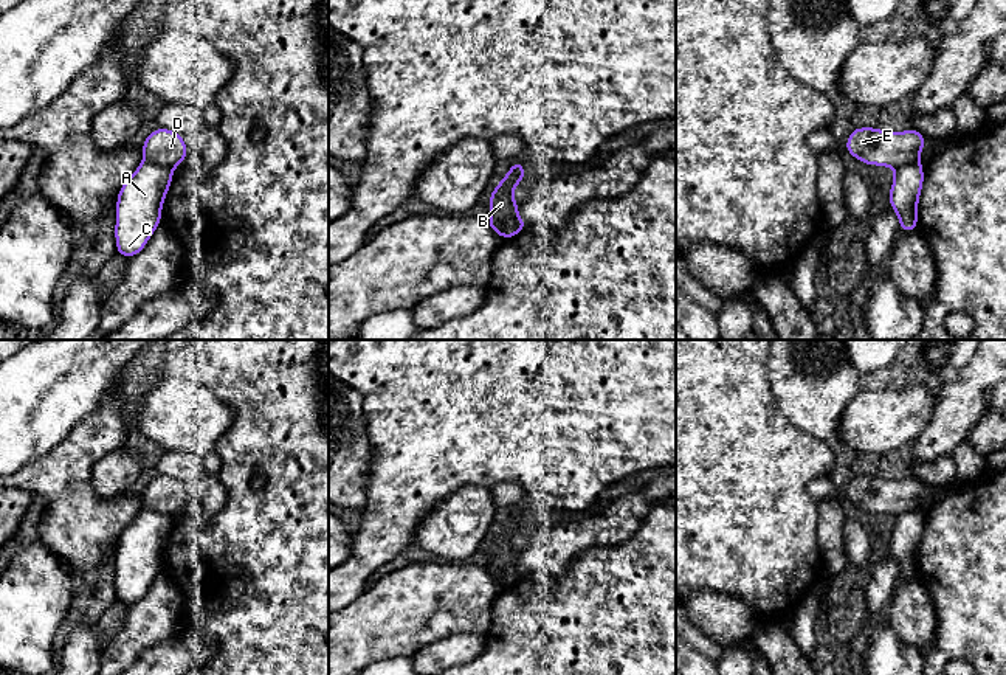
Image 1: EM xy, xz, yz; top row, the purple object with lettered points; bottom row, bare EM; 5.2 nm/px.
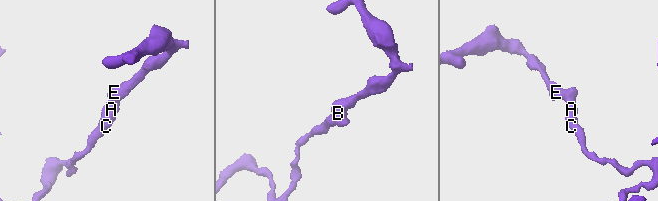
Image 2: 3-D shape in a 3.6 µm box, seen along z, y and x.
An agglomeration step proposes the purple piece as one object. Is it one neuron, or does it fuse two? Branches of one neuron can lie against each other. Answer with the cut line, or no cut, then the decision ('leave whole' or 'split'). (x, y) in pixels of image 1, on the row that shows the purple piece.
xy (143, 160), (171, 169) | split

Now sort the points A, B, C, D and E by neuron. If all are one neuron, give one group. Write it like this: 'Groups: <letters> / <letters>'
Groups: A C / B D E

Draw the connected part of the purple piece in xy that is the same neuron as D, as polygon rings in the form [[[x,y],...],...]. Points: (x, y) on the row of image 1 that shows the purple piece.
[[[157,127],[147,135],[143,149],[143,161],[155,163],[164,168],[177,168],[188,157],[184,138],[166,127]]]

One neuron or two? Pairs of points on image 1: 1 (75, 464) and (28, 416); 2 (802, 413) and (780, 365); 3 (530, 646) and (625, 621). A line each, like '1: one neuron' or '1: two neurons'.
1: two neurons
2: one neuron
3: one neuron

